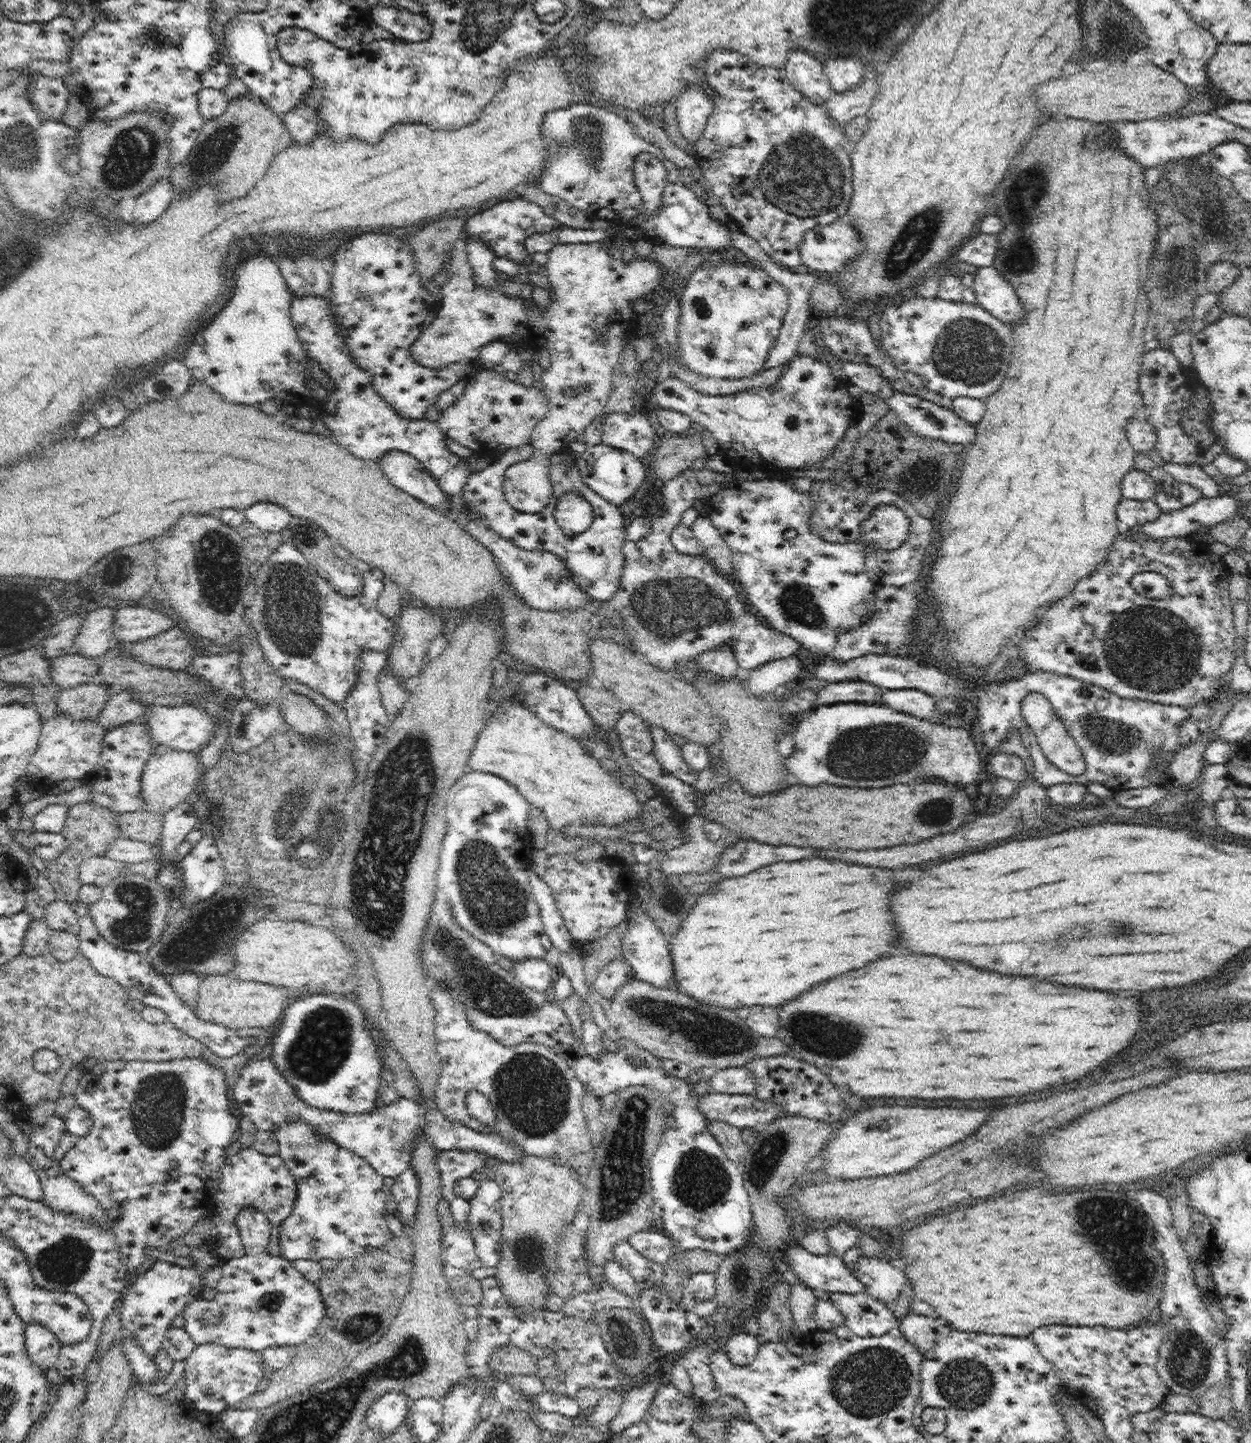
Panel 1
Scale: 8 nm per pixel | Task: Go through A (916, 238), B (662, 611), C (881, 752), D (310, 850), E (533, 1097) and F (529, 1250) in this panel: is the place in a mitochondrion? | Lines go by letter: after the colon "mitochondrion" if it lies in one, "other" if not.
A: mitochondrion
B: mitochondrion
C: mitochondrion
D: mitochondrion
E: mitochondrion
F: mitochondrion

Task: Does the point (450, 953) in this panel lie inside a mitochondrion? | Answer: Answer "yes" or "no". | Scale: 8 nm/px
yes

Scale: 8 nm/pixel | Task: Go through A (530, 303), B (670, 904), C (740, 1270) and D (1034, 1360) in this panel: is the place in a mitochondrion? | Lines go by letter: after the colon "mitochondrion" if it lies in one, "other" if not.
A: other
B: mitochondrion
C: mitochondrion
D: other

